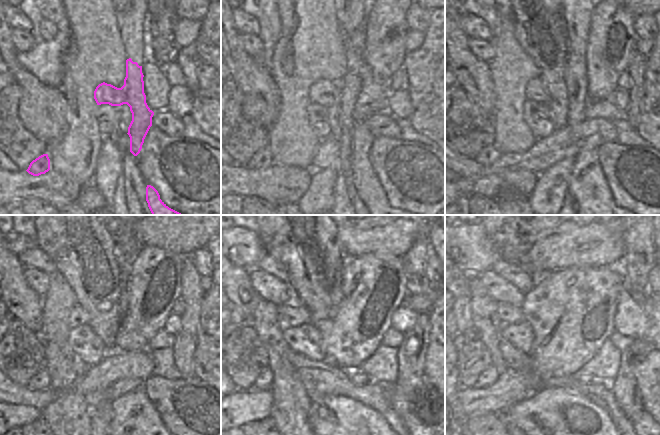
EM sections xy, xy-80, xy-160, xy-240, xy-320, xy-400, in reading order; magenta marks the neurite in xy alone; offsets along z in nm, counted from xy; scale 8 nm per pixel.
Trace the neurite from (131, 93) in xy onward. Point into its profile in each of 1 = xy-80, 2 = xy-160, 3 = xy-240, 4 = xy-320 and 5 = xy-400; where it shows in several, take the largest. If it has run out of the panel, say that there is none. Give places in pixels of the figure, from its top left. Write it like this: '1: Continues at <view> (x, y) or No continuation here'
1: Continues at xy-80 (370, 191)
2: Continues at xy-160 (587, 185)
3: Continues at xy-240 (135, 418)
4: Continues at xy-320 (336, 418)
5: Continues at xy-400 (553, 418).

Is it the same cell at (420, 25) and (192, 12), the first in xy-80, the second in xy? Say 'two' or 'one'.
one

